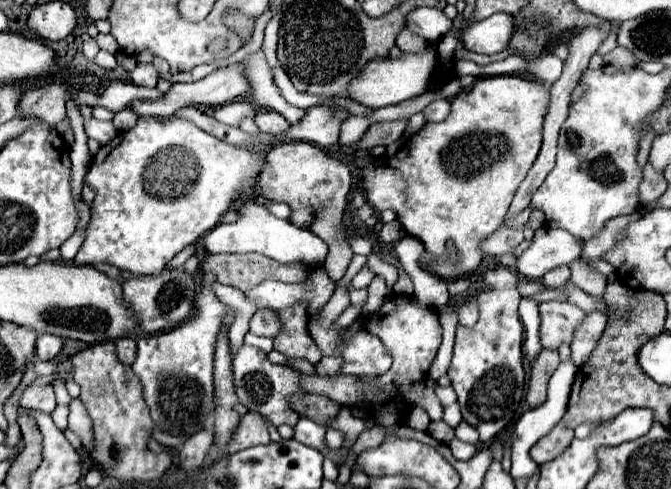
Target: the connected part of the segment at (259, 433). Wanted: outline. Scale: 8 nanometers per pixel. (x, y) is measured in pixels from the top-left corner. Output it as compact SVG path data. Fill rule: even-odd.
M249 411L241 419L239 429L235 431L235 437L231 439L229 451L233 453L233 451L241 451L241 449L253 447L253 445L267 445L267 441L271 443L265 417L259 415L259 413L255 413L255 411Z

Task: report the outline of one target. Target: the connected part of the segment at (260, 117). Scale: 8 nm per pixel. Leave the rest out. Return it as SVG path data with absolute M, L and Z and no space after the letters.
M259 111L255 117L255 125L269 135L283 135L289 127L289 121L279 117L279 113L275 111Z

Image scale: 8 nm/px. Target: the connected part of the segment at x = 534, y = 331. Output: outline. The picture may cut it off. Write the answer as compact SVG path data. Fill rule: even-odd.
M523 297L519 303L519 317L521 323L525 327L525 353L529 363L535 361L535 357L539 355L539 351L543 349L539 343L539 309L537 309L537 301Z

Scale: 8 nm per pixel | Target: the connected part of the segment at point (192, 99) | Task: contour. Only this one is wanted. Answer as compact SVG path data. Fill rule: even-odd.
M239 63L231 65L231 67L223 67L223 69L217 69L213 71L211 75L207 75L205 79L201 81L195 81L195 83L173 83L171 89L157 101L151 101L151 99L145 99L145 101L133 101L131 107L143 115L161 115L161 117L167 117L167 115L173 115L177 109L183 109L187 105L195 105L195 103L203 103L203 105L211 105L211 107L217 107L217 105L225 105L225 103L231 103L235 101L237 97L245 95L247 93L247 79L243 77L243 69L239 69Z

